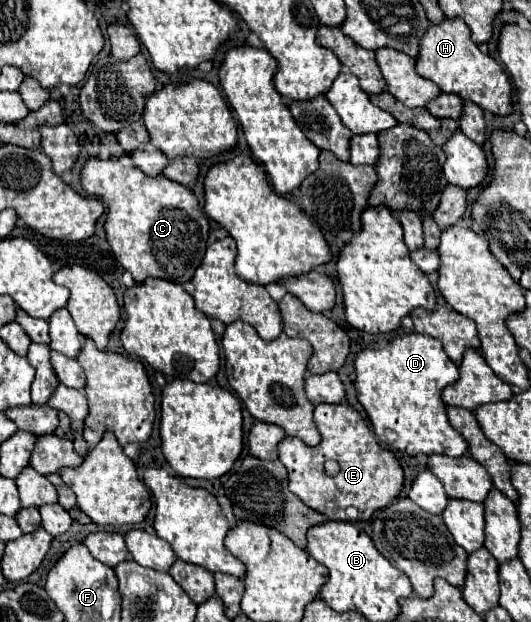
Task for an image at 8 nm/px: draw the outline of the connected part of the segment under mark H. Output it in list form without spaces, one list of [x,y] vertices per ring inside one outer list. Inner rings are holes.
[[[445,18],[441,24],[433,24],[427,30],[419,48],[417,74],[435,82],[443,92],[457,94],[491,114],[507,116],[513,112],[513,86],[509,76],[491,56],[479,50],[479,46],[471,40],[469,26],[461,18]]]

